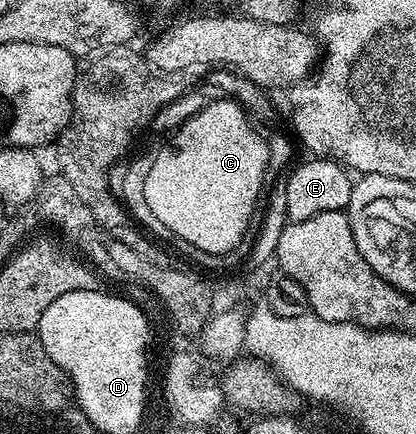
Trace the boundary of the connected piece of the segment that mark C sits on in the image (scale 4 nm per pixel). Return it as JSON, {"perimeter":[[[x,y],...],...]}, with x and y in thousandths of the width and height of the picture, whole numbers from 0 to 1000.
{"perimeter":[[[524,226],[524,237],[495,235],[474,265],[438,286],[416,318],[416,339],[377,366],[377,385],[358,403],[358,477],[377,486],[382,509],[406,514],[416,532],[433,532],[445,551],[474,560],[469,574],[507,588],[541,592],[579,560],[599,502],[618,477],[618,456],[632,449],[635,399],[644,385],[644,334],[639,323],[606,293],[601,267],[577,240],[553,226]]]}

